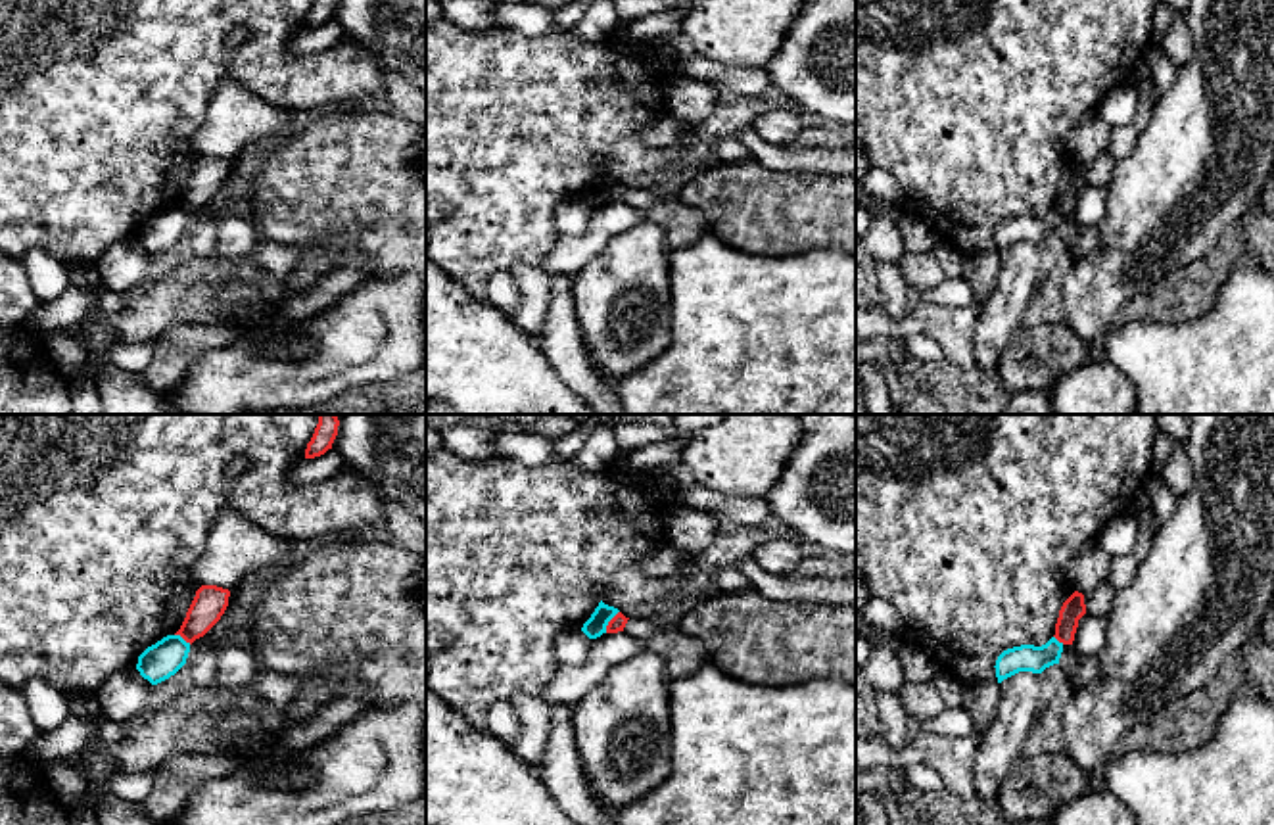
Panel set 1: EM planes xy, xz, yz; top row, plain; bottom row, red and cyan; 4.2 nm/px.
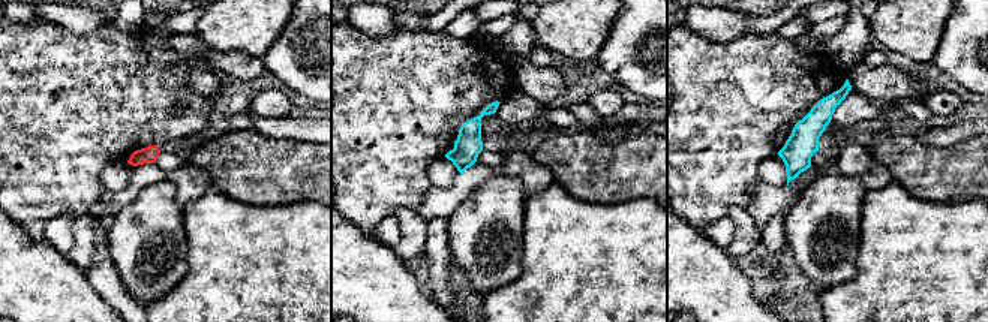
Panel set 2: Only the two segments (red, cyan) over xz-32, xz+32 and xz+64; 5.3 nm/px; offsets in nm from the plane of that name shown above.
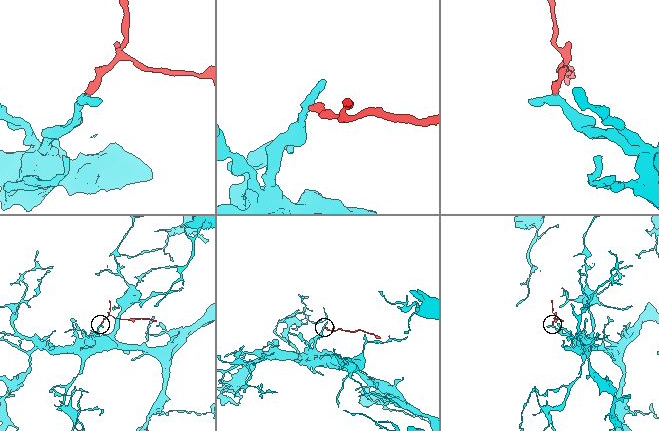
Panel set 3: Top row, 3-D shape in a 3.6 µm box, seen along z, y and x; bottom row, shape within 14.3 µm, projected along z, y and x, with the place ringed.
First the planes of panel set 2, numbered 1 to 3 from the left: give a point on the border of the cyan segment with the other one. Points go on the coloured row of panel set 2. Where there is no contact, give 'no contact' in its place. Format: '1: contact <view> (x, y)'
1: no contact
2: no contact
3: no contact

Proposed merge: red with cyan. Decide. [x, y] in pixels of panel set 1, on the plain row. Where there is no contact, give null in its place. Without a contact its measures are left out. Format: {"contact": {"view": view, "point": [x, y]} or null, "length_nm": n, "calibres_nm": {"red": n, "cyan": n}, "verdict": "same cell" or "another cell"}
{"contact": {"view": "xz", "point": [609, 192]}, "length_nm": 110, "calibres_nm": {"red": 70, "cyan": 90}, "verdict": "another cell"}

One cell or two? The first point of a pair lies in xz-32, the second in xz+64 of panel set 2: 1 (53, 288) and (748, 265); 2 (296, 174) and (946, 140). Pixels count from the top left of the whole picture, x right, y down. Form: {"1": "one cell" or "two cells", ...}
{"1": "two cells", "2": "two cells"}

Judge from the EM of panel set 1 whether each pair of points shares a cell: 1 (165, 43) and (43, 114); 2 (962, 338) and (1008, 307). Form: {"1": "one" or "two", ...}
{"1": "one", "2": "two"}

